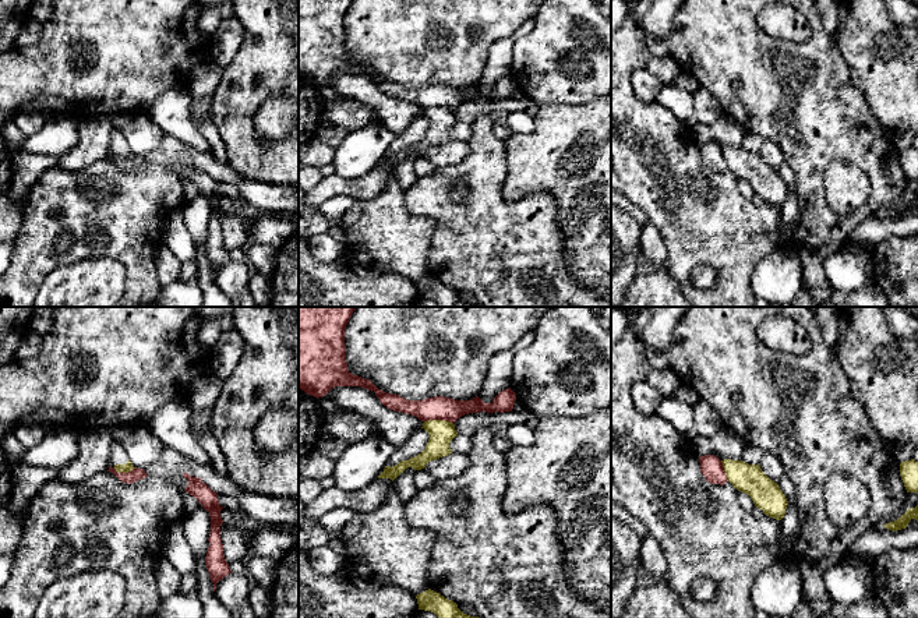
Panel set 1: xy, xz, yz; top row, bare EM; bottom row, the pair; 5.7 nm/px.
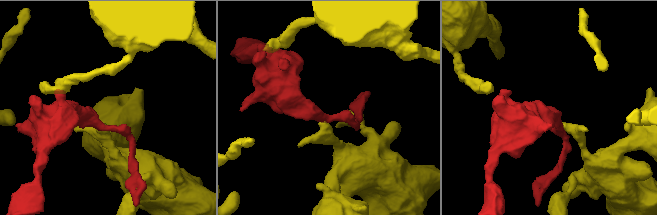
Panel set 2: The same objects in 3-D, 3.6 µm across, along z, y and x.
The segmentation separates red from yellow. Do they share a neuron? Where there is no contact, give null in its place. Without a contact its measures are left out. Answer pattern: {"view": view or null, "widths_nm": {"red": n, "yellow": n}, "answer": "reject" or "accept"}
{"view": "xz", "widths_nm": {"red": 140, "yellow": 150}, "answer": "reject"}

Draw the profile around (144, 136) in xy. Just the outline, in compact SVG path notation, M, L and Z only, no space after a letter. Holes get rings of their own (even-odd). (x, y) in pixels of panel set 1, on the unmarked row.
M127 113L116 120L134 155L145 156L158 149L167 135L145 113Z

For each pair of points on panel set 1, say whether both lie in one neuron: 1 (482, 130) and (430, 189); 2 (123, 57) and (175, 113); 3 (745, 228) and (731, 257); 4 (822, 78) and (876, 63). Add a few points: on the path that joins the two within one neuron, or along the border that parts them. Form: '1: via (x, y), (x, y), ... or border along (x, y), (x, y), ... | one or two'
1: via (482, 148), (461, 172), (448, 177) | one
2: border along (187, 85), (172, 84), (145, 113) | two
3: via (738, 235), (734, 239), (734, 250) | one
4: border along (834, 41), (848, 70), (851, 84), (865, 99) | two

